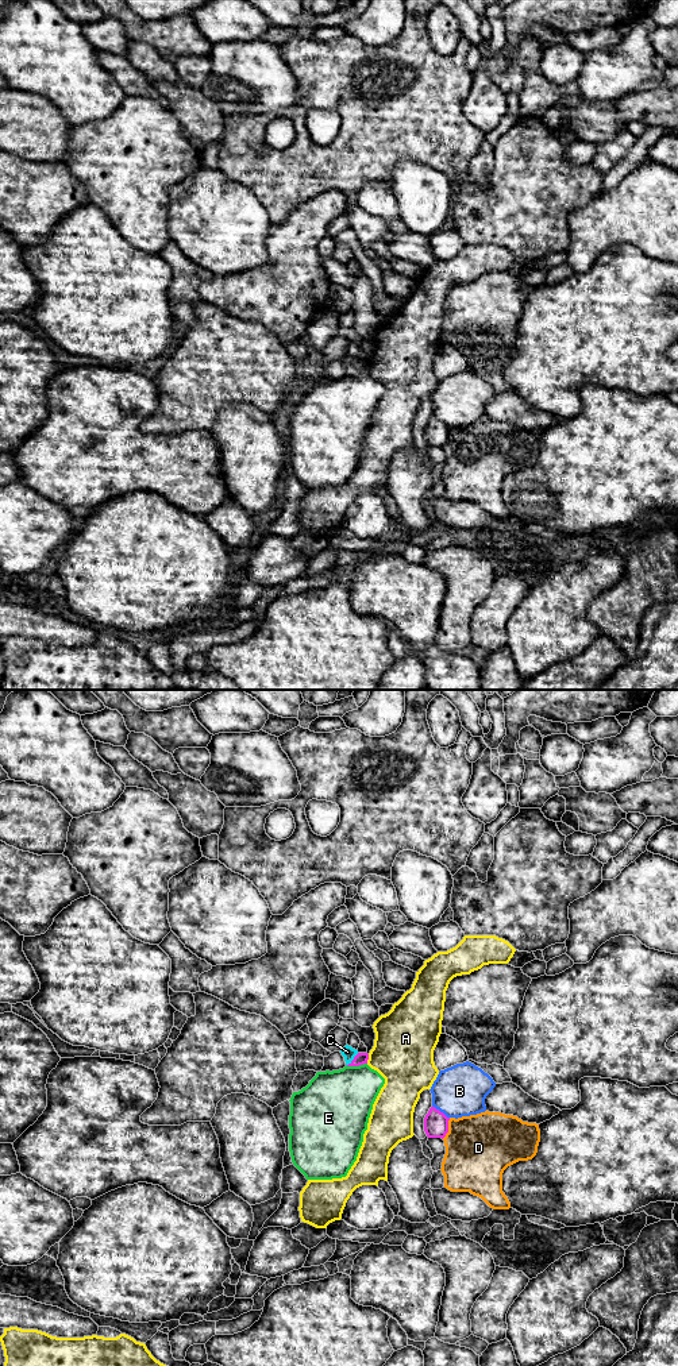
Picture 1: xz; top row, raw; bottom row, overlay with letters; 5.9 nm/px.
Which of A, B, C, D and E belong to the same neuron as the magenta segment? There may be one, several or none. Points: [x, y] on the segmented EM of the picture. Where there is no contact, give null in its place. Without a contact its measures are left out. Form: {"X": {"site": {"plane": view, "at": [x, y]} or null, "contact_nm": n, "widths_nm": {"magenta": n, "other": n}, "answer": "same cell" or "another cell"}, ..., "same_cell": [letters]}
{"A": {"site": {"plane": "xz", "at": [368, 1058]}, "contact_nm": 60, "widths_nm": {"magenta": 70, "other": 360}, "answer": "another cell"}, "B": {"site": {"plane": "xz", "at": [439, 1111]}, "contact_nm": 130, "widths_nm": {"magenta": 140, "other": 300}, "answer": "another cell"}, "C": {"site": {"plane": "xz", "at": [353, 1060]}, "contact_nm": 100, "widths_nm": {"magenta": 70, "other": 80}, "answer": "same cell"}, "D": {"site": {"plane": "xz", "at": [447, 1129]}, "contact_nm": 140, "widths_nm": {"magenta": 140, "other": 400}, "answer": "another cell"}, "E": {"site": {"plane": "xz", "at": [357, 1065]}, "contact_nm": 120, "widths_nm": {"magenta": 70, "other": 380}, "answer": "another cell"}, "same_cell": ["C"]}

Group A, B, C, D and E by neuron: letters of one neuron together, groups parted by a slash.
A / B / C / D / E

